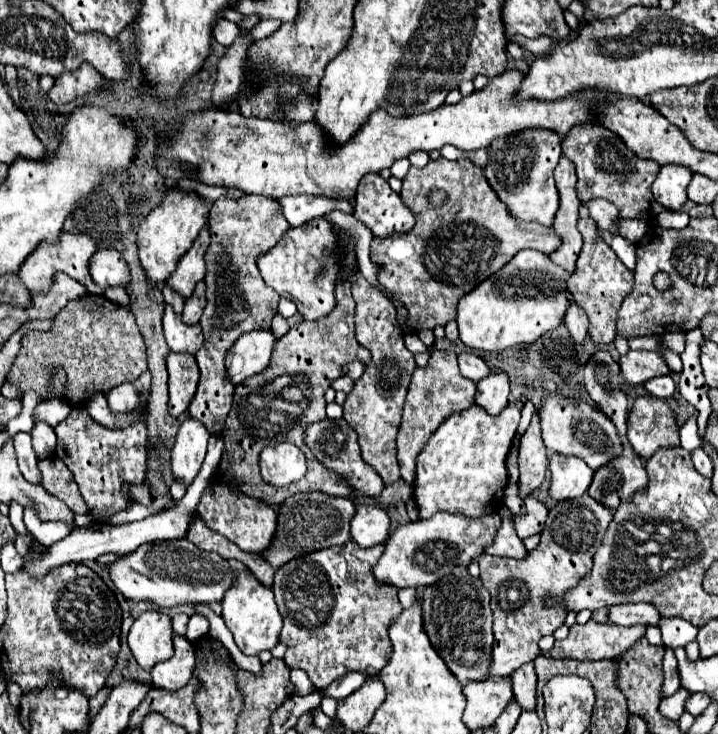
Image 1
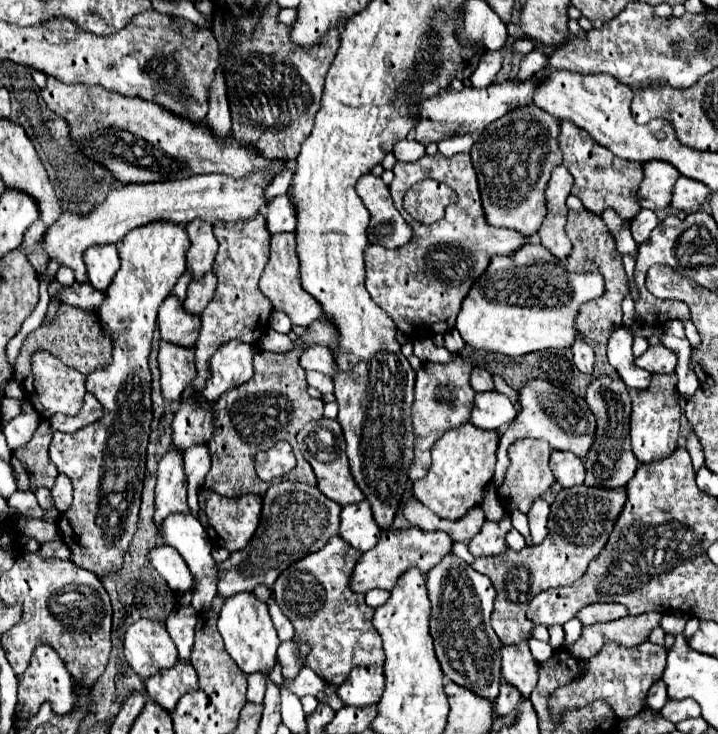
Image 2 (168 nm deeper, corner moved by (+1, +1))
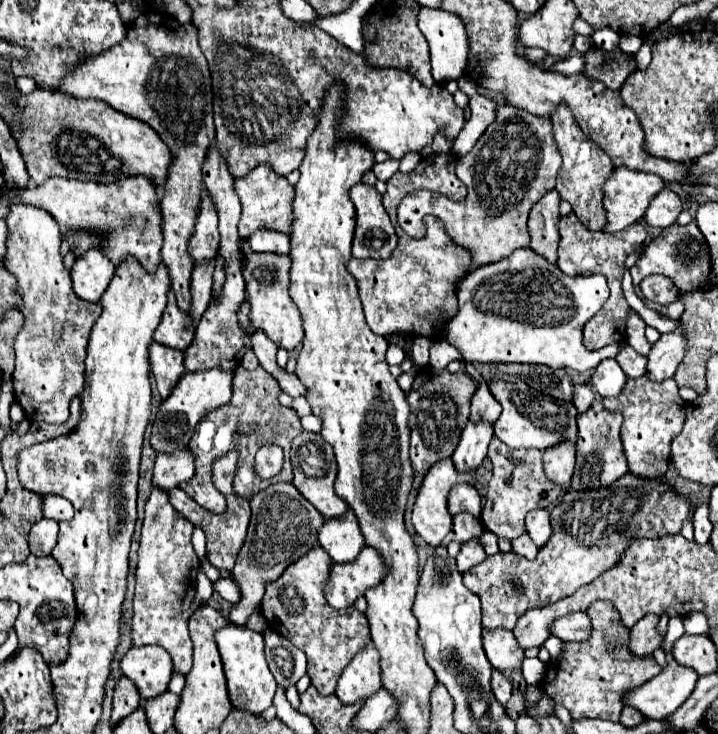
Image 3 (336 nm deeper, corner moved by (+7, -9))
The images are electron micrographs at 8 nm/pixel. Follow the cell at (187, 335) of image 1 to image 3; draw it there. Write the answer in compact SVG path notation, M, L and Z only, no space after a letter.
M170 290L168 292L168 306L164 310L162 322L154 330L154 340L164 346L170 346L170 348L186 350L190 346L192 338L194 338L194 322L186 312L182 312L176 306L174 292Z

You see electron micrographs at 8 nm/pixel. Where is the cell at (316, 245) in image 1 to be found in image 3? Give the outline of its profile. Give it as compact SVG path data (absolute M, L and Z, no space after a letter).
M246 248L246 266L242 270L246 282L246 298L250 304L250 324L254 330L264 332L278 348L292 352L304 338L302 318L296 304L290 300L290 258L280 254L260 254Z

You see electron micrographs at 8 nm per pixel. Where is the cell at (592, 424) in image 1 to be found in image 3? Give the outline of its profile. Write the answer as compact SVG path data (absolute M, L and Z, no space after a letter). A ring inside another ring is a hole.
M492 380L492 382L488 382L488 388L490 388L492 396L502 406L500 420L494 426L494 436L500 438L510 448L546 450L548 446L554 446L562 440L576 442L576 436L578 436L576 416L578 416L578 412L574 408L574 404L566 404L562 400L554 400L554 398L548 398L548 396L536 398L534 396L536 392L526 388L526 382L522 382L522 380L514 380L514 382ZM528 394L532 394L532 396L528 398Z

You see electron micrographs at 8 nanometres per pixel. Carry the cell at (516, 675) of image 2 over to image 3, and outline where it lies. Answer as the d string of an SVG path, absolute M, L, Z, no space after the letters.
M500 628L500 630L482 630L482 646L484 652L494 668L500 672L512 672L514 668L520 668L524 660L524 652L516 646L516 640L512 640L512 632Z

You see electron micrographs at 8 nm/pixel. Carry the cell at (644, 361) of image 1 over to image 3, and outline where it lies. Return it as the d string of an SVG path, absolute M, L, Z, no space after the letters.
M678 322L678 328L674 332L660 336L660 340L652 346L648 354L646 376L656 382L672 378L684 356L686 356L686 334L682 322Z

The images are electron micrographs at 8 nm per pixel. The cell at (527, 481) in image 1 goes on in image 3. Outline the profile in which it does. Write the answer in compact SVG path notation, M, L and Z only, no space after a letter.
M492 438L488 446L488 458L492 462L492 478L488 482L486 502L480 514L484 528L498 538L514 540L526 532L524 518L534 508L548 508L562 494L560 484L550 482L542 470L542 452L526 448L510 448L498 438Z

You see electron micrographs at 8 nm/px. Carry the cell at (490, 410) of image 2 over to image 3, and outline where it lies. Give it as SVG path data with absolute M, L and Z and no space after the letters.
M468 422L460 438L460 444L452 454L454 468L458 472L476 472L482 466L482 460L486 458L488 442L492 438L494 438L492 426L484 426L484 422L480 422L480 426L476 426L474 422Z

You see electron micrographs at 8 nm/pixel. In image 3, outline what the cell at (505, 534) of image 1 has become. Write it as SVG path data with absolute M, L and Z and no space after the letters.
M468 540L468 542L464 542L464 544L462 544L462 548L460 548L460 554L456 556L458 572L462 572L462 574L464 574L464 572L466 572L466 570L470 570L472 566L480 564L484 558L486 558L484 548L482 548L476 540Z

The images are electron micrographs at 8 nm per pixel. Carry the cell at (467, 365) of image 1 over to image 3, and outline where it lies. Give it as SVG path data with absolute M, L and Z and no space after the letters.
M482 382L478 386L478 392L474 394L472 398L472 412L470 412L470 420L472 422L488 422L488 424L494 424L500 416L500 404L492 398L490 390L488 390L488 384Z

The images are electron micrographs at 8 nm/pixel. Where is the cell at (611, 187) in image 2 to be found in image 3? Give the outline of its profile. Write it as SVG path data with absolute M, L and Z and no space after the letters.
M560 104L556 108L556 112L552 114L552 124L554 124L554 140L562 154L562 166L558 172L556 190L562 200L572 204L572 212L580 218L584 226L588 226L590 230L602 230L606 222L602 208L602 186L608 174L612 174L614 166L608 154L580 130L574 114L566 104Z

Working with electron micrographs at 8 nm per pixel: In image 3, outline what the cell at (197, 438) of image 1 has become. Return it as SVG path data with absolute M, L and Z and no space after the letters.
M152 488L146 502L144 526L140 532L136 590L134 590L134 616L132 616L132 646L156 644L162 646L174 662L174 674L188 674L192 666L192 640L188 634L188 618L194 614L196 572L198 556L192 548L194 526L172 510L168 494Z

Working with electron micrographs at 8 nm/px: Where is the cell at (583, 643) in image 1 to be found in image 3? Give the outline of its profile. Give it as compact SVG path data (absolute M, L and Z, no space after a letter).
M646 614L640 622L630 632L630 650L636 656L648 656L656 648L662 646L664 636L656 630L658 626L658 616L656 614Z

